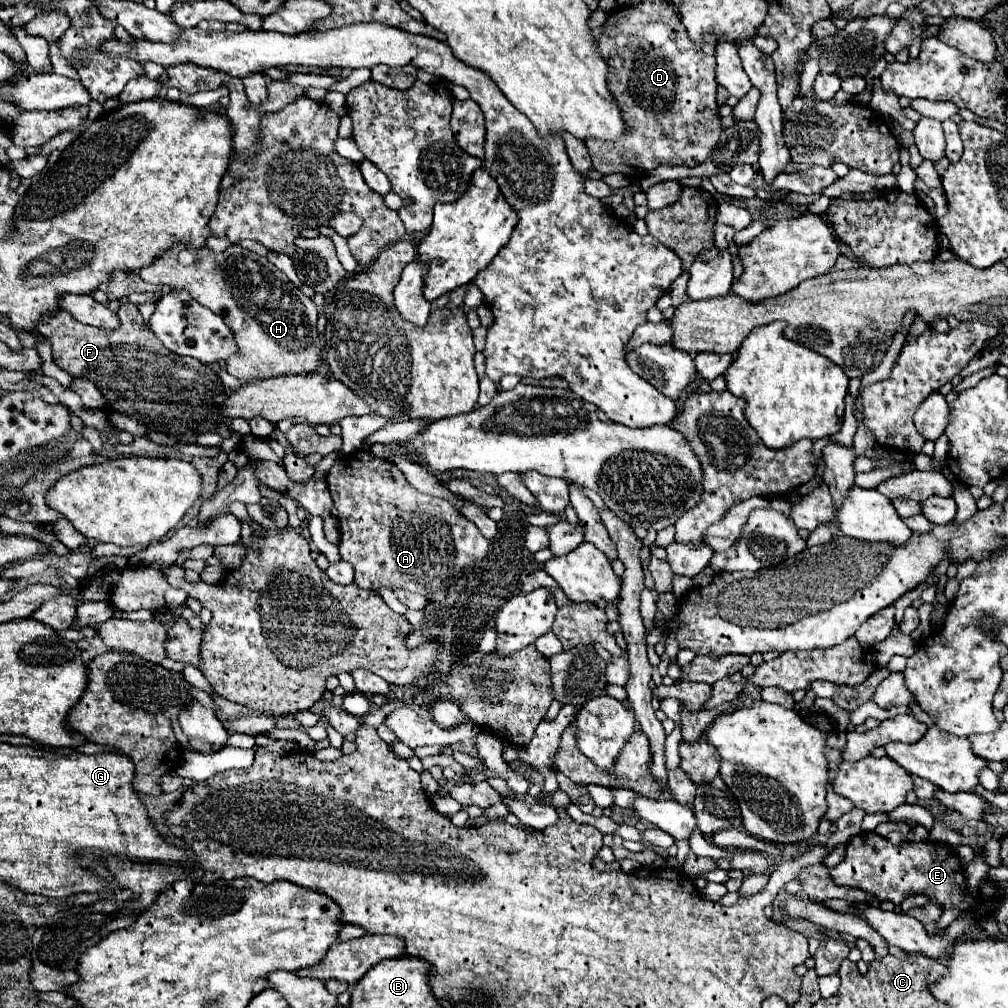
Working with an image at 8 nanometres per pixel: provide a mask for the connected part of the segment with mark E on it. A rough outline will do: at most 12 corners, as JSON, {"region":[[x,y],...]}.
{"region":[[847,841],[831,877],[899,905],[911,891],[945,909],[965,897],[947,845]]}

